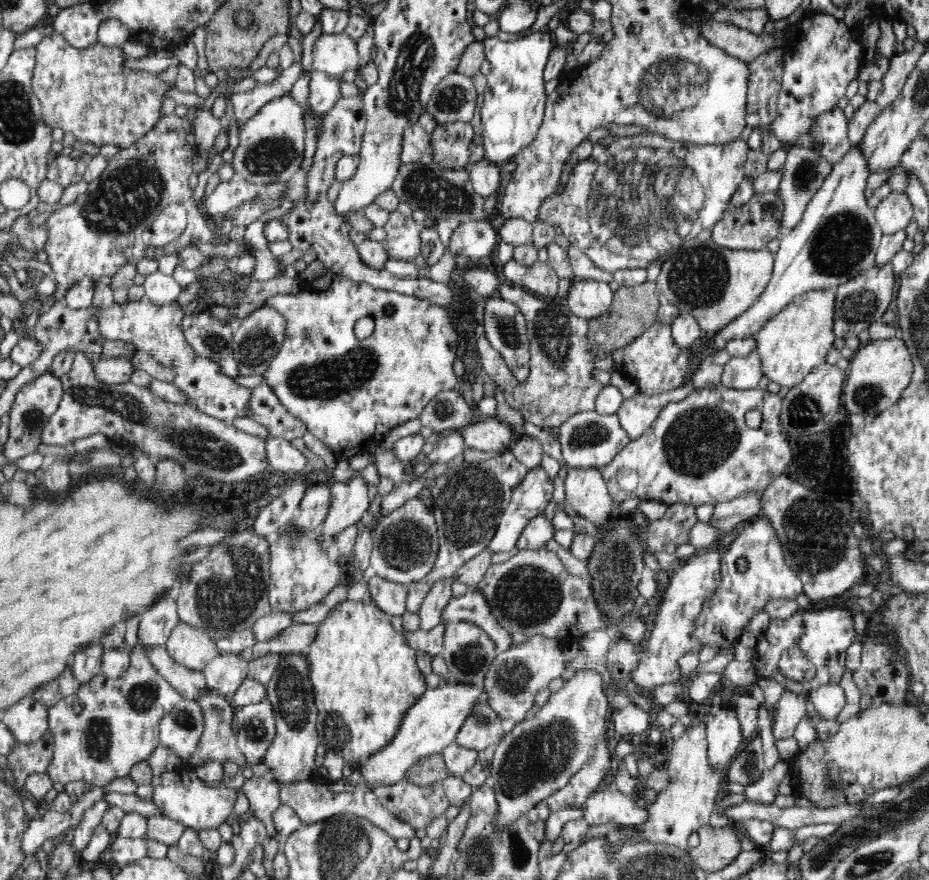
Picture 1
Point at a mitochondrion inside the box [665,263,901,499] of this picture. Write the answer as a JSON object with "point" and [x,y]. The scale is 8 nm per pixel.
{"point":[860,305]}

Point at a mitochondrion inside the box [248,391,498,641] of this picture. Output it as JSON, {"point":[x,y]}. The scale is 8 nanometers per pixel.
{"point":[405,545]}

